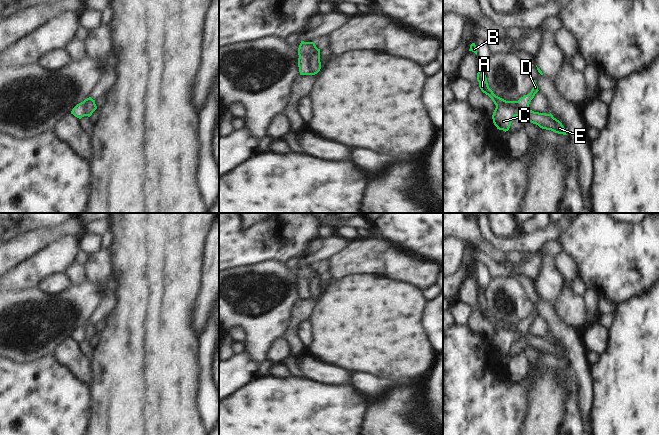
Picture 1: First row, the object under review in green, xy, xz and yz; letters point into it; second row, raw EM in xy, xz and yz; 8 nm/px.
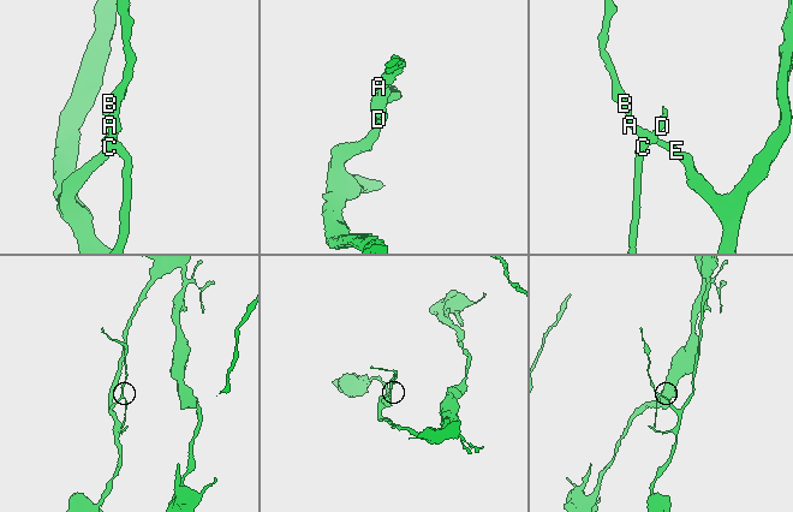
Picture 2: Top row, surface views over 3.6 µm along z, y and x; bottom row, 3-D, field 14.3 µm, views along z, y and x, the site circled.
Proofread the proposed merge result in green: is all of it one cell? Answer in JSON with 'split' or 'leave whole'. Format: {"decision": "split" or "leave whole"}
{"decision": "split"}

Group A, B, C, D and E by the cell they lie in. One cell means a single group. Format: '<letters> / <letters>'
A B E / C D

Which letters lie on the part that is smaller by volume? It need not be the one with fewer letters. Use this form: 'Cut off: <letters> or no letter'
Cut off: C, D

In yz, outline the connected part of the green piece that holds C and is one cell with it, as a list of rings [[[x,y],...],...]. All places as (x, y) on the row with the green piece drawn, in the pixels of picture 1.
[[[534,80],[534,85],[531,92],[521,97],[517,101],[517,104],[520,107],[519,109],[507,105],[500,105],[499,107],[496,107],[493,112],[492,119],[497,129],[503,130],[505,132],[508,131],[514,117],[519,116],[521,110],[526,111],[529,109],[529,104],[538,91],[538,86]]]

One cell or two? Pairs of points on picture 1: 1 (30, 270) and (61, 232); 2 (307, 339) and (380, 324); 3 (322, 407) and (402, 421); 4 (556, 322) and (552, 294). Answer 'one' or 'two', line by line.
1: two
2: two
3: two
4: two

